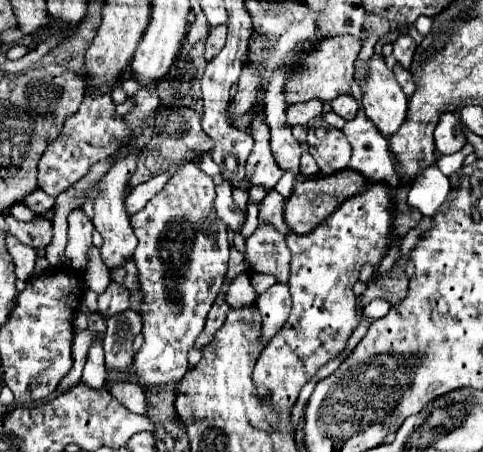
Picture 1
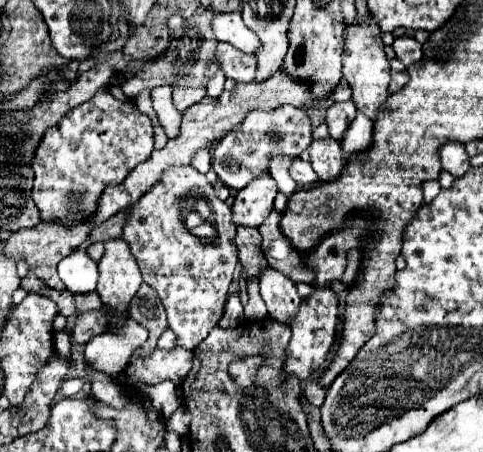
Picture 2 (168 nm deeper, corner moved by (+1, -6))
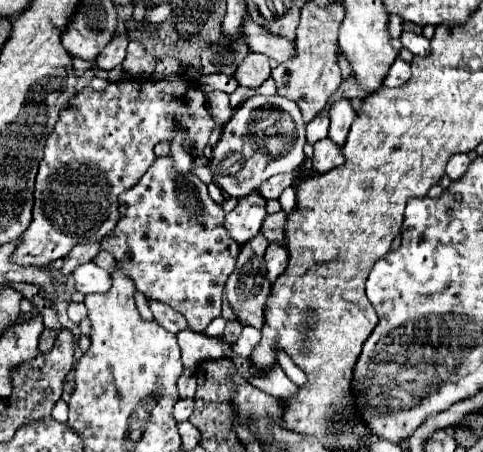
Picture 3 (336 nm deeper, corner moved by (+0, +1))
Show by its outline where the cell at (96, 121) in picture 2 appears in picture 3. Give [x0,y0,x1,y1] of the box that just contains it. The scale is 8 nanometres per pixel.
[12,76,214,268]

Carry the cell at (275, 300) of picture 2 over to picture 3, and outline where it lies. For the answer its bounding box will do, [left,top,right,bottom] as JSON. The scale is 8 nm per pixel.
[264,244,288,282]

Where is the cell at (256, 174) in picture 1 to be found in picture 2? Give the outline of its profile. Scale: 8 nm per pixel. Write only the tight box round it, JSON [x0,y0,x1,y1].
[233,171,277,227]

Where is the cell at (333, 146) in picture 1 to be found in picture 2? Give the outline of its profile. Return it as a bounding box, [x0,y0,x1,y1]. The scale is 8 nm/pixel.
[309,137,343,181]

